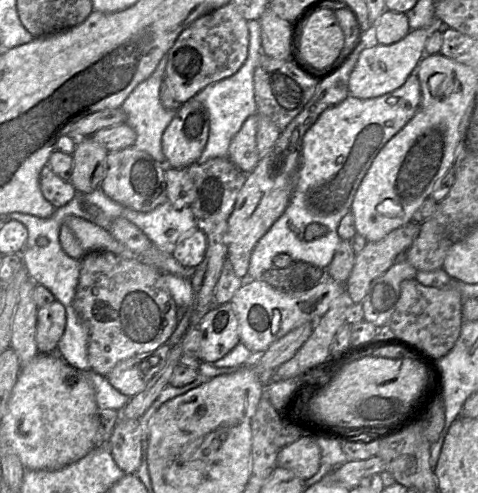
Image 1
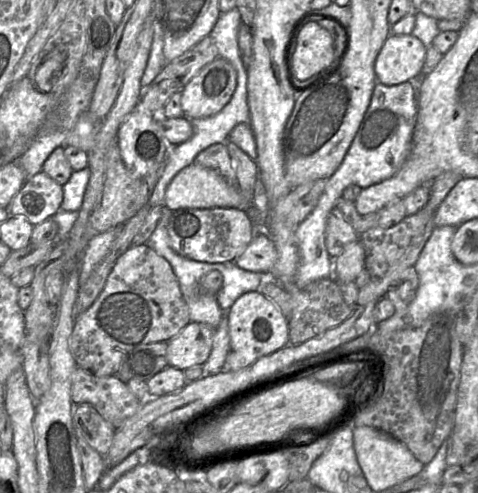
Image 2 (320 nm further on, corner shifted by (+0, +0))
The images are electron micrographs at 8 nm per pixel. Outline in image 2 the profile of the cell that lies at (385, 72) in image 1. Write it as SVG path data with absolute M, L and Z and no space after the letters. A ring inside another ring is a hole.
M391 33L375 60L377 82L392 86L423 76L426 50L427 46L412 34Z

